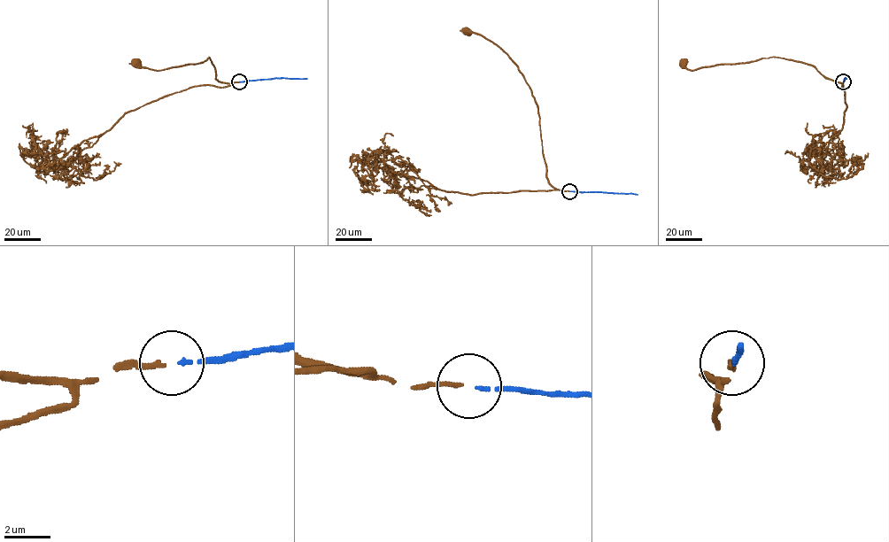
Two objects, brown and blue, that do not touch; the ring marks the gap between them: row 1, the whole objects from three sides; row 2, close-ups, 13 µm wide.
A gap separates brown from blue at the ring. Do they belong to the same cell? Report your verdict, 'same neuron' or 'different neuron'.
same neuron

